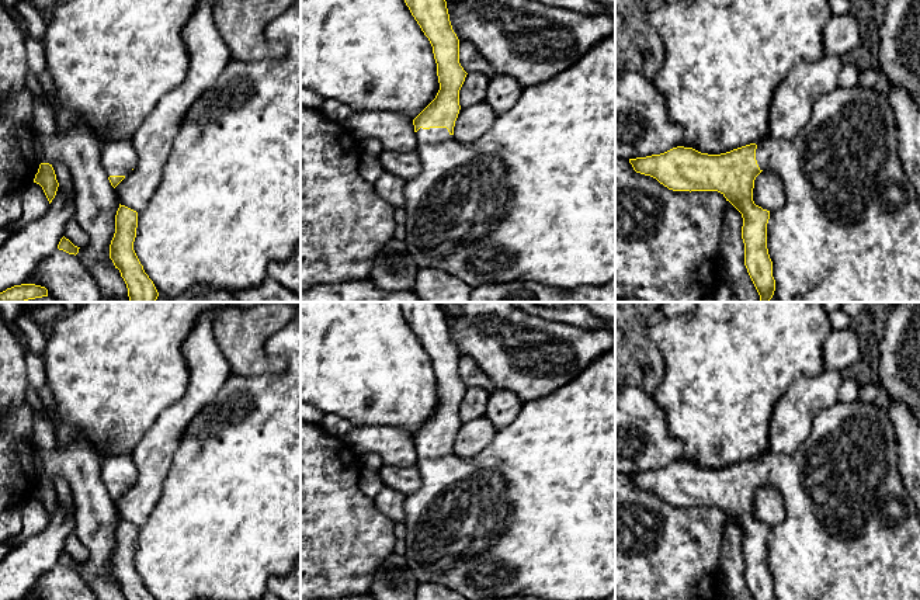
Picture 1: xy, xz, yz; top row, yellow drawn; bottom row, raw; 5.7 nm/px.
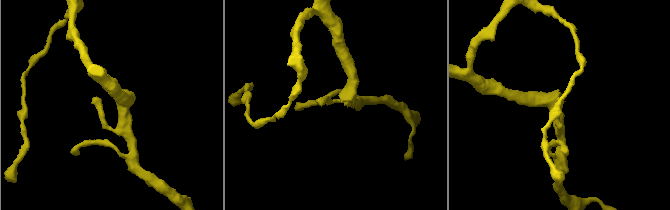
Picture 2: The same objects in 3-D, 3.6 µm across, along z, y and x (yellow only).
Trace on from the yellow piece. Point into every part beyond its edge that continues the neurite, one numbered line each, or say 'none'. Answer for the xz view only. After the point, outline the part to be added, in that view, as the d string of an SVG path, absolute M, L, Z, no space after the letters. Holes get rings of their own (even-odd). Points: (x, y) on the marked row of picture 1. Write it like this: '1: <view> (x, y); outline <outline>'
1: xz (533, 198); outline M615 32L594 44L573 66L535 86L524 87L518 101L501 114L475 142L459 143L447 128L420 128L416 132L416 153L421 173L405 185L406 237L405 243L419 268L449 273L469 287L528 281L560 289L586 285L600 287L615 278Z

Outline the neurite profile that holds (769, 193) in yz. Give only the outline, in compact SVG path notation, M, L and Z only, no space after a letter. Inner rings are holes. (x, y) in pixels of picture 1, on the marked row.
M761 171L754 180L753 201L767 211L775 211L785 205L784 183L773 171Z

